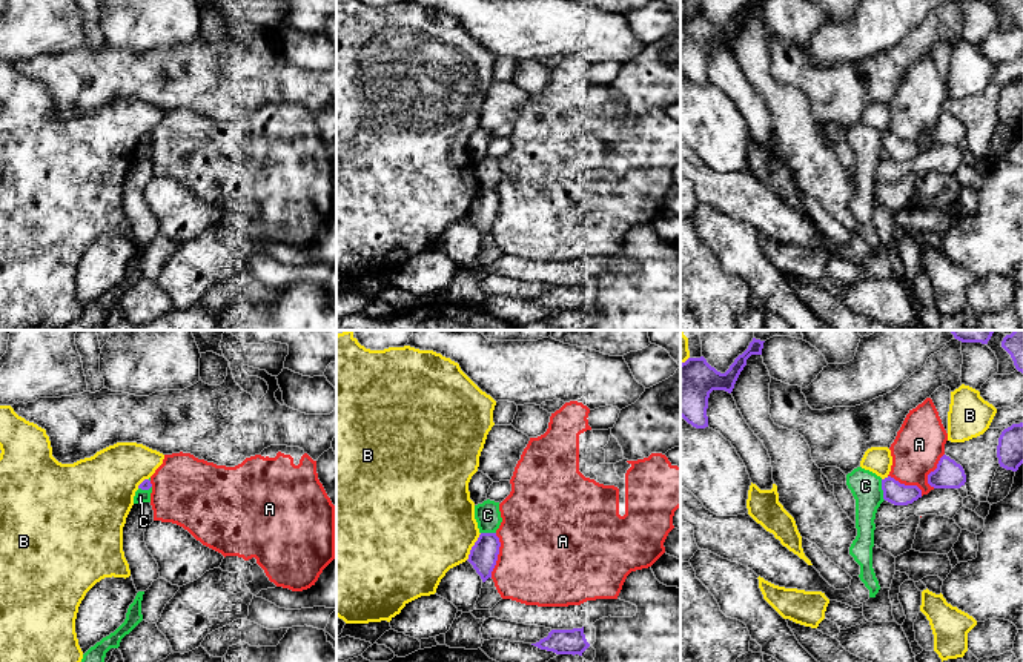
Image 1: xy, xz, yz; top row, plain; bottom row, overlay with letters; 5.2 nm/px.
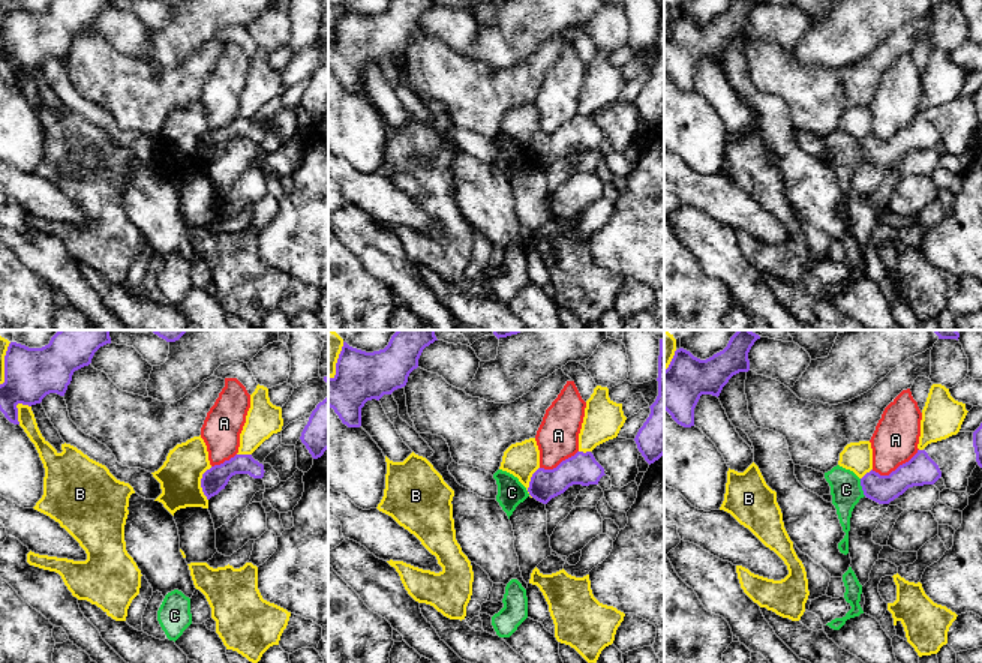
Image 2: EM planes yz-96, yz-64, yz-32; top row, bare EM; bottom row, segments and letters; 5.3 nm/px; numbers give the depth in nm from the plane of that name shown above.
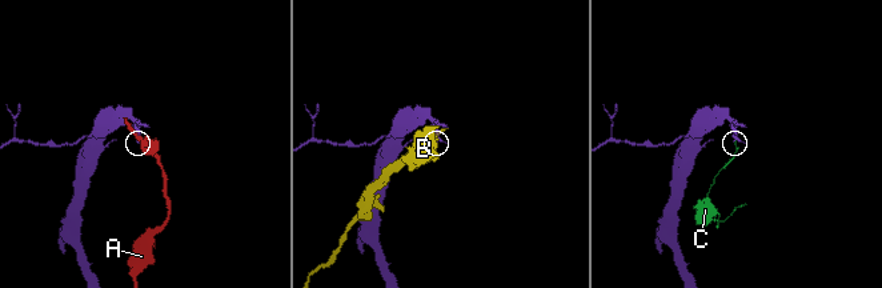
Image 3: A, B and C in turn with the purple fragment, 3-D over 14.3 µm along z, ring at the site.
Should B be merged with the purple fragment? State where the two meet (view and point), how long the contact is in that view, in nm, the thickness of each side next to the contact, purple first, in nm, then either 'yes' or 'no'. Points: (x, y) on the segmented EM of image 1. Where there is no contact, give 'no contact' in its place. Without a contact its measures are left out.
meets purple in xz at (472, 547); contact 170 nm long; 150 nm thick on the purple side, 480 nm on the other; no

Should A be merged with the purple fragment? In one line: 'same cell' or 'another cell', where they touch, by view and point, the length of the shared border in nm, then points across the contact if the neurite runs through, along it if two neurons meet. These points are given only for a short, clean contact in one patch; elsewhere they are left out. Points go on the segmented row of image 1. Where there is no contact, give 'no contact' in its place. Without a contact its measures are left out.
another cell; contact xz (498, 553); length 240 nm; border xz (496, 533), (499, 553), (490, 576)

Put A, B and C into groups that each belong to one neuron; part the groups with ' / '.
A / B / C

